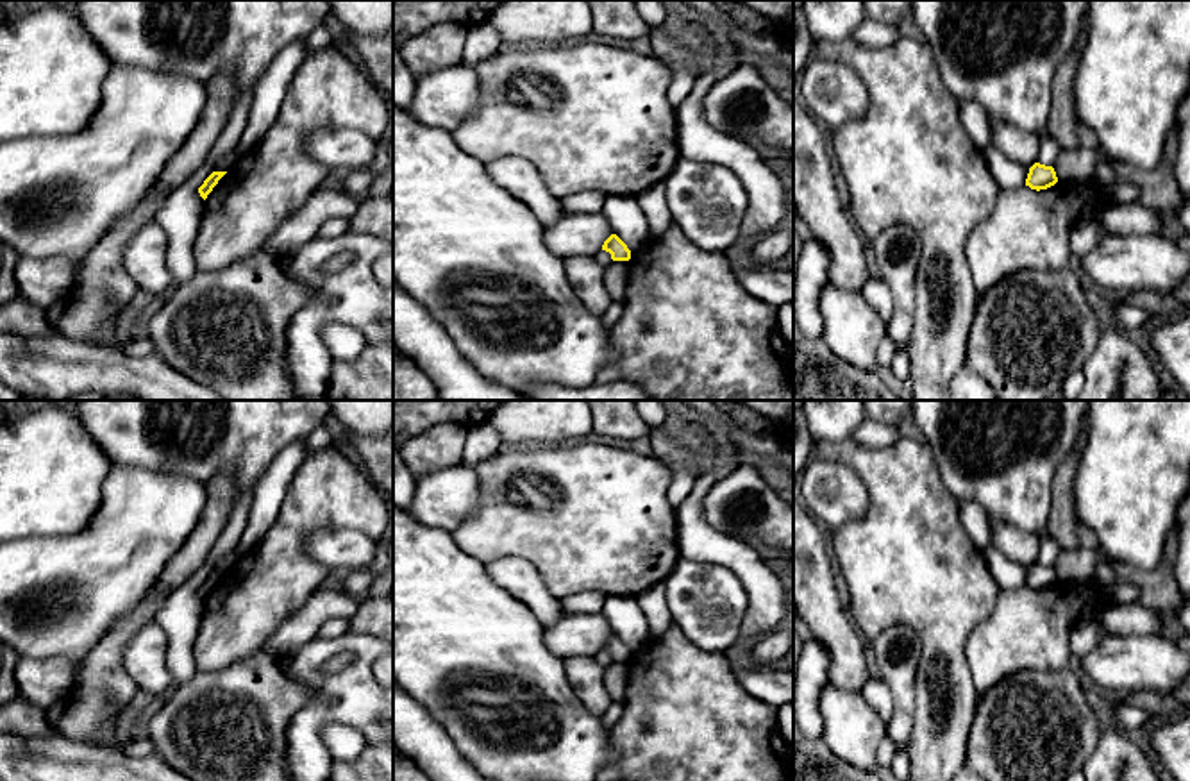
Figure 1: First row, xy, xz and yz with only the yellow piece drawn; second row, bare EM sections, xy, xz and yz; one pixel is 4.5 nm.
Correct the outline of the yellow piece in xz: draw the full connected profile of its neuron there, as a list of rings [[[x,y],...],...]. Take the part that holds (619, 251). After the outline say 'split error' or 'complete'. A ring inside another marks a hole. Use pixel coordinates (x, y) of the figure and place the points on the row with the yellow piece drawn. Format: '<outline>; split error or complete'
[[[611,234],[604,241],[602,250],[609,252],[613,261],[629,261],[631,259],[631,250],[616,234]]]; complete

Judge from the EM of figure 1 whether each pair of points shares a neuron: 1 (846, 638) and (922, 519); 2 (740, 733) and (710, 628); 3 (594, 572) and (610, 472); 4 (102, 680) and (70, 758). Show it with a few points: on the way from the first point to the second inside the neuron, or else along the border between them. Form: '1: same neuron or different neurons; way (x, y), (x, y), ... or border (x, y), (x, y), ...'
1: different neurons; border (847, 612), (860, 629)
2: different neurons; border (681, 629), (697, 646), (722, 653)
3: same neuron; way (594, 547), (594, 520), (604, 510), (604, 495)
4: different neurons; border (58, 730), (84, 742)

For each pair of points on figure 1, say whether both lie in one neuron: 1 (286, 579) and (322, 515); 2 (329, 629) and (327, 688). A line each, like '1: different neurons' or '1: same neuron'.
1: same neuron
2: different neurons

